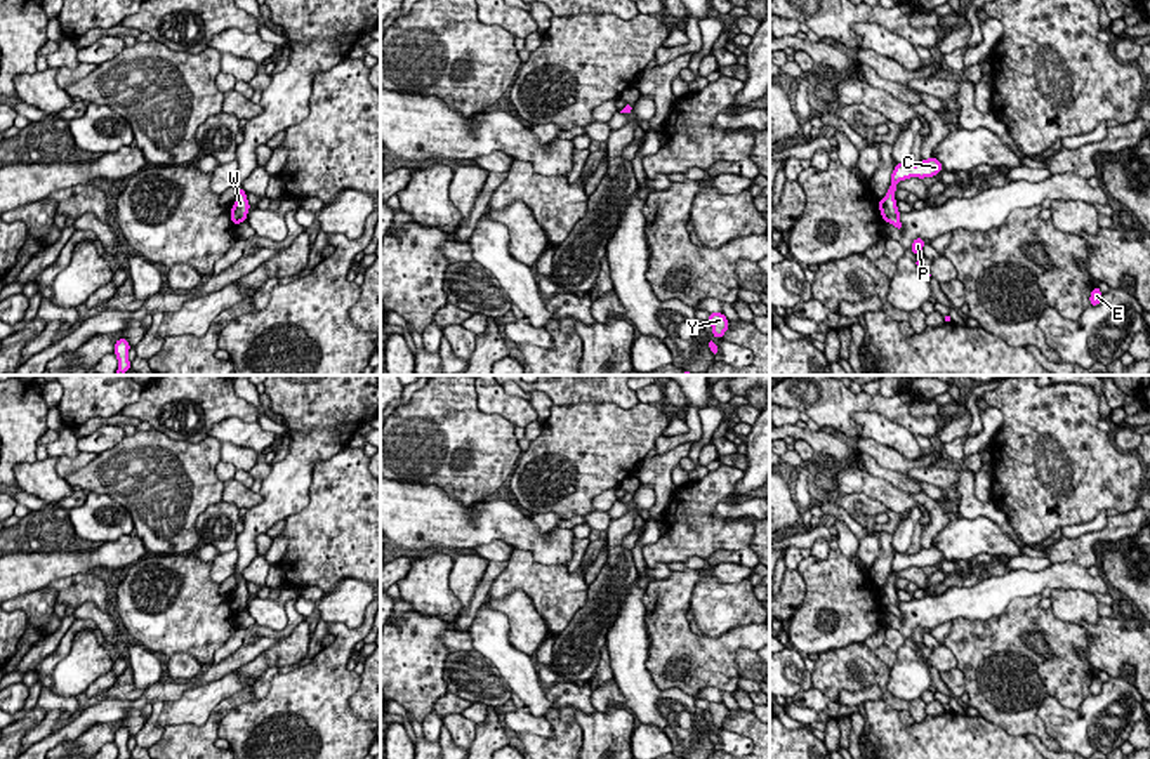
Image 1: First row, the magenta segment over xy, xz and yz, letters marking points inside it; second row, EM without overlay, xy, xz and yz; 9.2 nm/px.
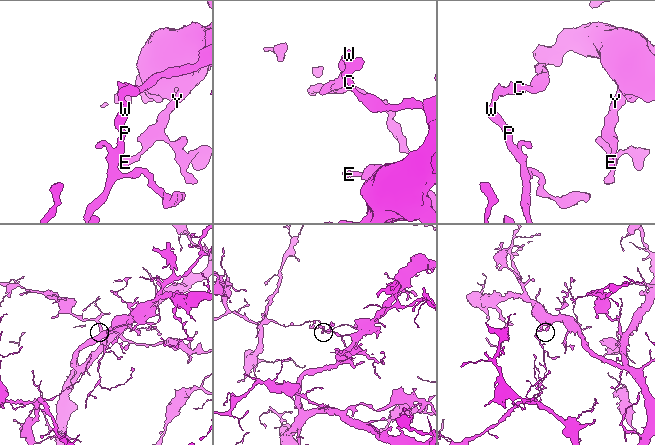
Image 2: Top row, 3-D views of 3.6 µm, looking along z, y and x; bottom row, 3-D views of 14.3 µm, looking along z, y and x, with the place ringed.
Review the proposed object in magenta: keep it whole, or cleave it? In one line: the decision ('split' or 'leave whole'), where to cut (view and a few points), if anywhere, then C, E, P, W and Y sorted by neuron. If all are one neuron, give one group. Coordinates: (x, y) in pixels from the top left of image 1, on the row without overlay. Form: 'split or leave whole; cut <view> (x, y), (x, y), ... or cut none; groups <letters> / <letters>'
leave whole; cut none; groups C E P W Y

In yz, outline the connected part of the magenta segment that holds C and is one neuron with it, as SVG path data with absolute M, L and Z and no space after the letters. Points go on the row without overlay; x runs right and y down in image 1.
M931 545L929 549L921 549L915 554L896 552L891 563L891 575L888 577L886 585L881 591L877 591L882 608L902 620L903 615L898 608L900 599L895 589L895 580L896 580L895 573L910 566L919 566L919 568L933 566L942 559L943 554L935 545Z

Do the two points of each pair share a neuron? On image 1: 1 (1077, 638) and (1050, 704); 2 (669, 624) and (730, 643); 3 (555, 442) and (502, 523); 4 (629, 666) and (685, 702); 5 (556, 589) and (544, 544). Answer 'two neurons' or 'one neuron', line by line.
1: two neurons
2: one neuron
3: two neurons
4: one neuron
5: two neurons

